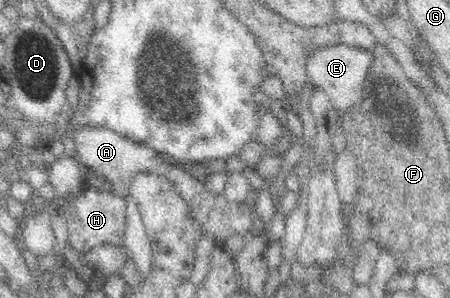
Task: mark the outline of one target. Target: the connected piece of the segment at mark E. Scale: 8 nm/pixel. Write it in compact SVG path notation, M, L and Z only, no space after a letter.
M341 43L321 46L306 55L305 71L315 89L323 90L338 113L343 115L346 109L359 103L363 91L363 79L371 65L371 55L367 49L353 49Z

